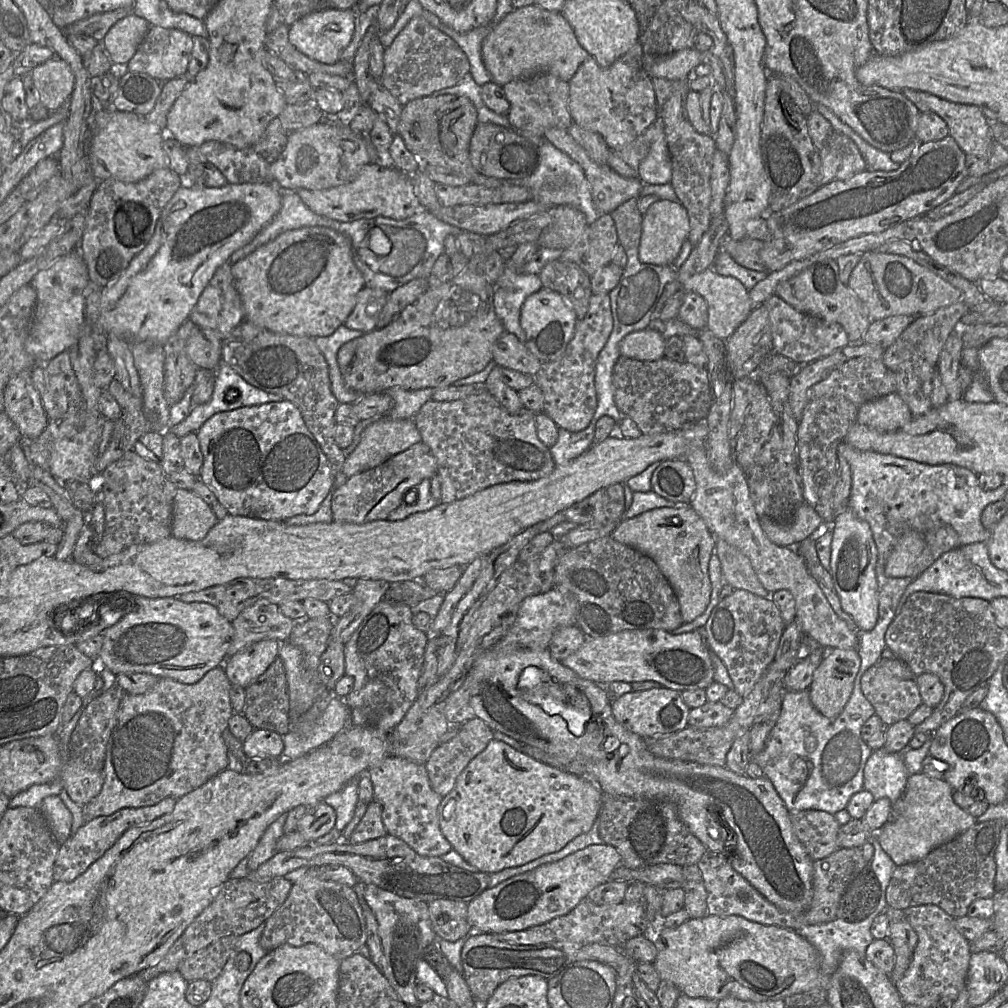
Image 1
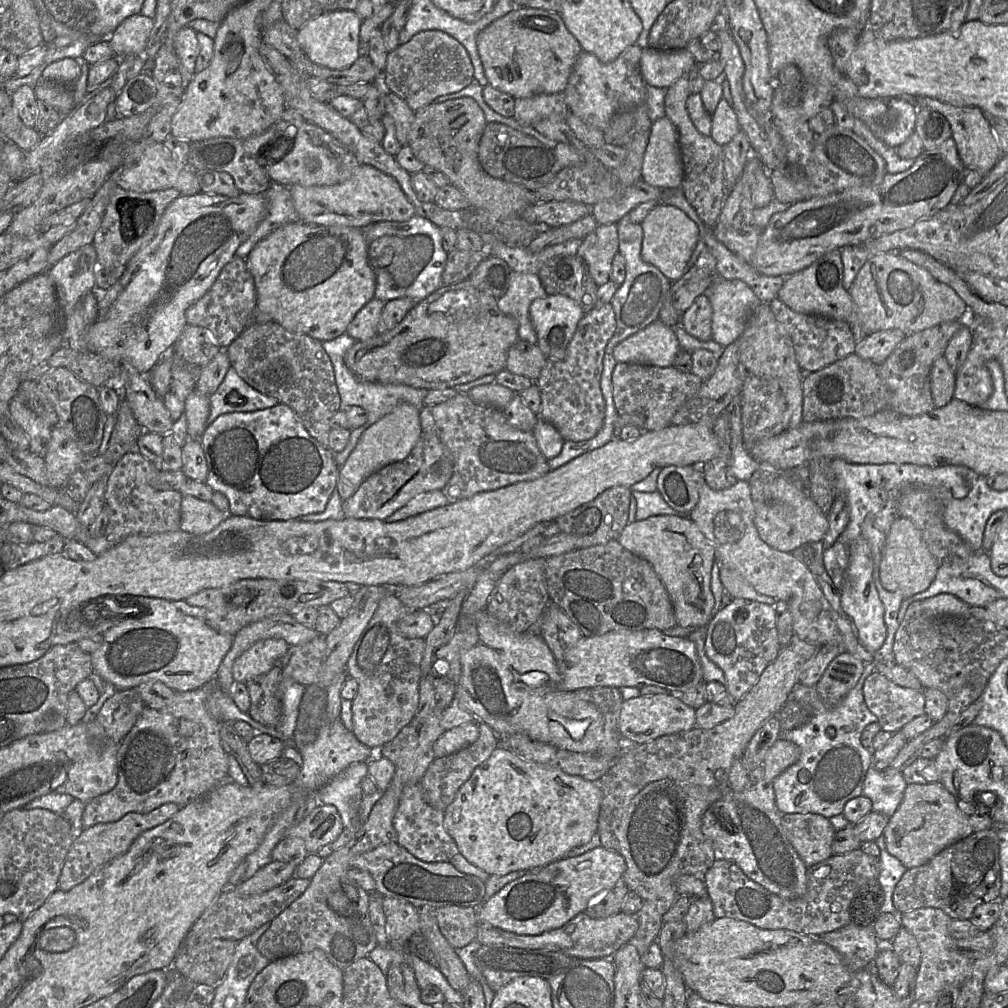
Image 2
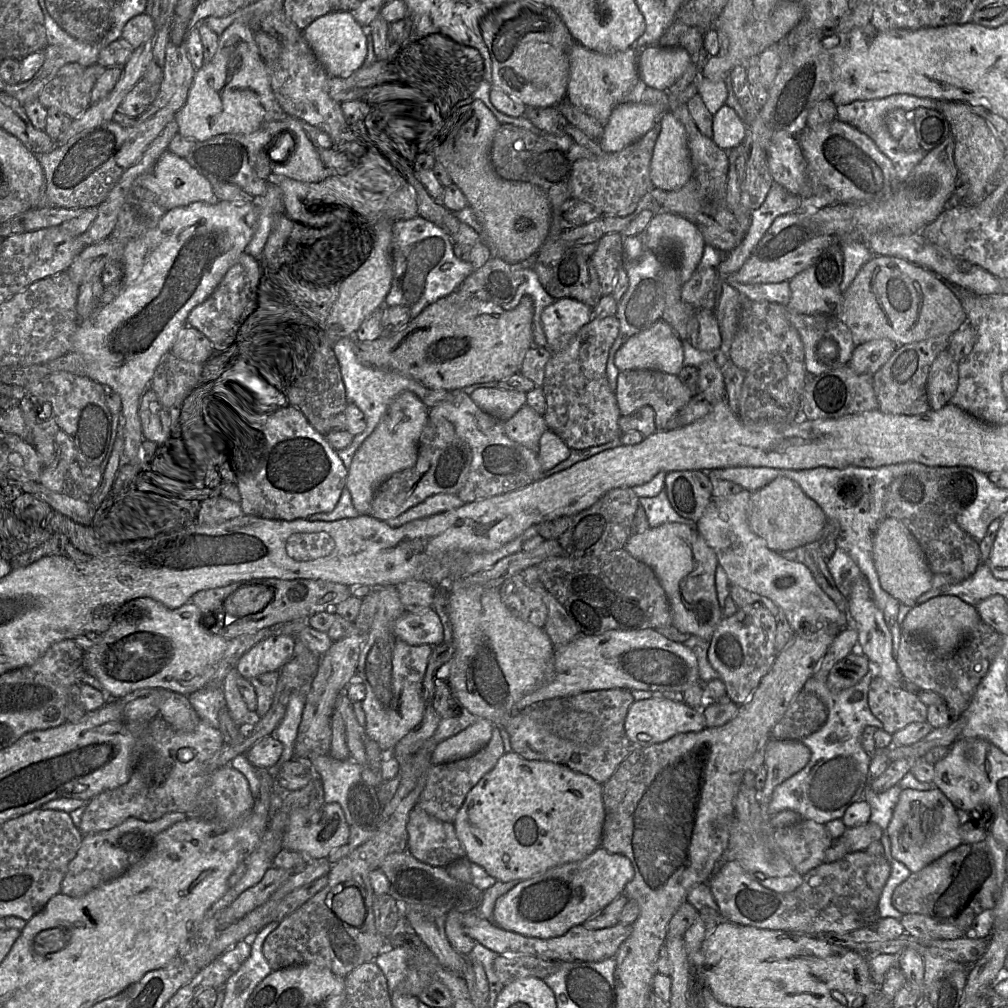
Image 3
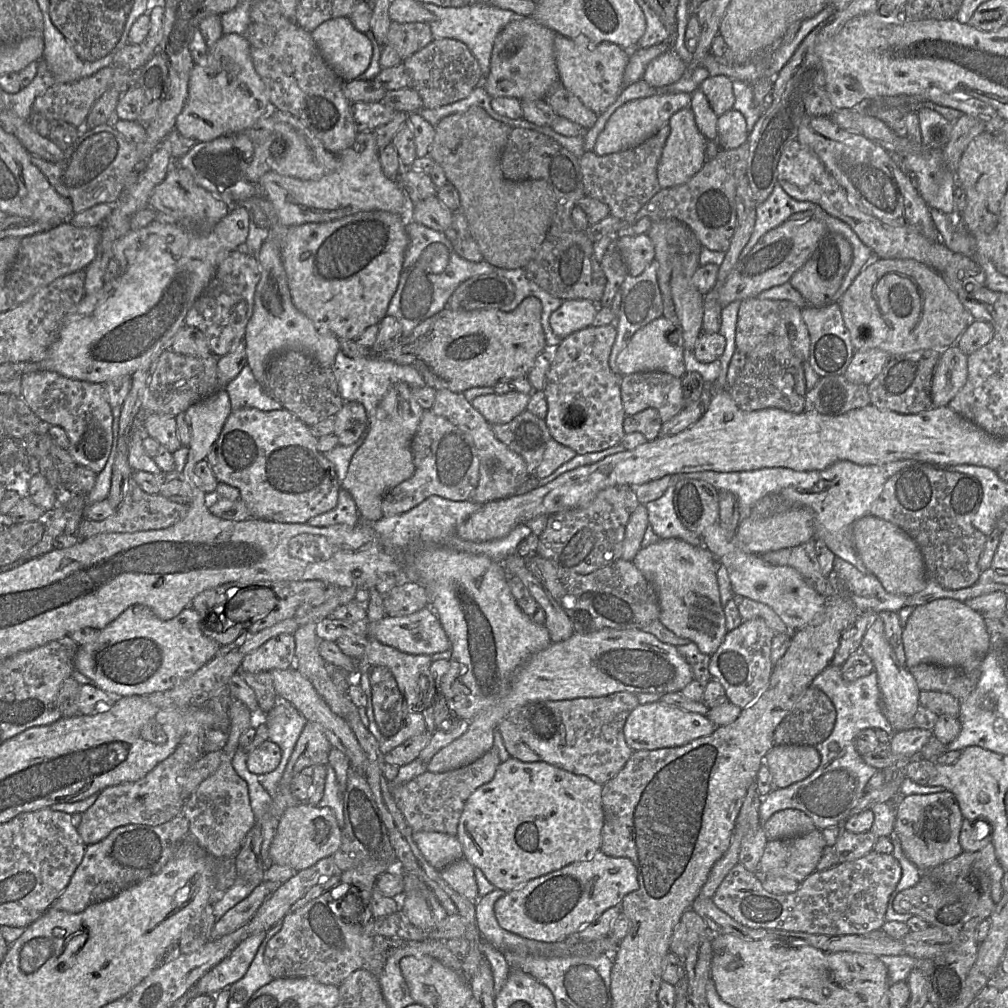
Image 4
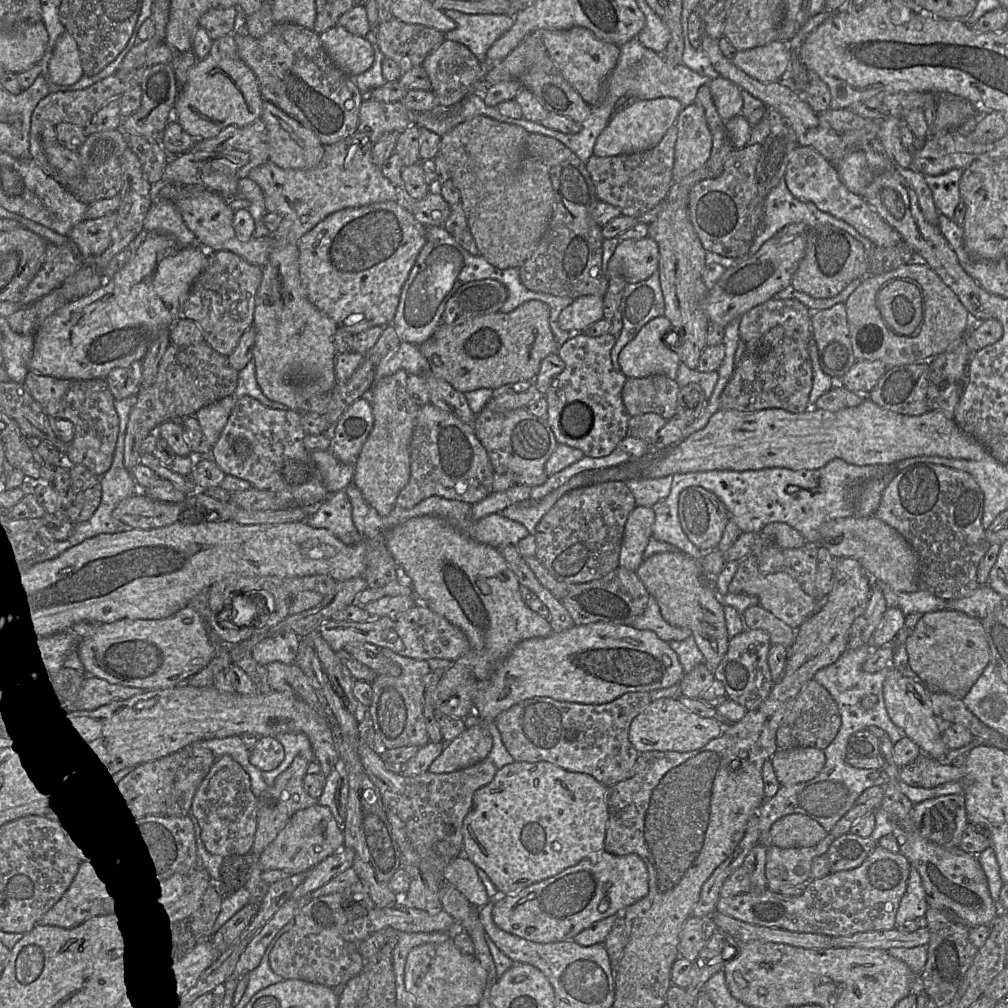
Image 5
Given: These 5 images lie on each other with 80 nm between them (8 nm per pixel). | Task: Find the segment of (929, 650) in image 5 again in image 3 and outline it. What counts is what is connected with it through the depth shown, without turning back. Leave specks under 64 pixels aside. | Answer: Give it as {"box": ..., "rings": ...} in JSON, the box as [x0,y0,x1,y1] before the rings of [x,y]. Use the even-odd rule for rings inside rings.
{"box":[902,595,980,653],"rings":[[[940,595],[914,605],[906,615],[902,629],[922,637],[940,653],[953,653],[961,647],[980,621],[975,606],[955,595]]]}

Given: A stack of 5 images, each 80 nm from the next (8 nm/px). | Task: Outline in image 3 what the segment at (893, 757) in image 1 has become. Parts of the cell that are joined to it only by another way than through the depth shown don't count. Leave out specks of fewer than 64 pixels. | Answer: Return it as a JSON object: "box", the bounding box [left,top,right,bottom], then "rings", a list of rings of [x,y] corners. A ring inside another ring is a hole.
{"box":[863,784,902,833],"rings":[[[870,784],[864,789],[863,798],[871,809],[870,821],[880,826],[884,833],[886,833],[885,830],[891,821],[902,790],[899,784],[882,793],[875,792]]]}

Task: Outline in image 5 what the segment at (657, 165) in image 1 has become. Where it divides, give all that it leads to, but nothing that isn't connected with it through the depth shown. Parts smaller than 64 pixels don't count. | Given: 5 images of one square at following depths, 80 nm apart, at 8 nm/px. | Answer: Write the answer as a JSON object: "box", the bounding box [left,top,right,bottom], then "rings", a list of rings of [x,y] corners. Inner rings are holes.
{"box":[672,104,713,182],"rings":[[[699,104],[683,108],[674,126],[678,135],[672,173],[674,182],[678,182],[705,165],[711,155],[713,136]]]}

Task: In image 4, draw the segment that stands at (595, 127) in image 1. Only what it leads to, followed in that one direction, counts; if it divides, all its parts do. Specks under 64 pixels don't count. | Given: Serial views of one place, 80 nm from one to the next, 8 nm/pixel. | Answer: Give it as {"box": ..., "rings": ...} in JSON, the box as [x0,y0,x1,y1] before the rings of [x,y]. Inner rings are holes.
{"box":[554,35,630,115],"rings":[[[557,35],[554,52],[559,80],[587,108],[600,115],[615,102],[624,88],[623,76],[630,51],[610,42],[594,43],[586,38]]]}

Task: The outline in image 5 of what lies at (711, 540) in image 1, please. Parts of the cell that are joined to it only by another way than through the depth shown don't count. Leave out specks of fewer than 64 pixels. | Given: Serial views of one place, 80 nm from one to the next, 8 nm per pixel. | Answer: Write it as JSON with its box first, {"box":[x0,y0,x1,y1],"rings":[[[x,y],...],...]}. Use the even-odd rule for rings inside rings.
{"box":[636,552,729,669],"rings":[[[662,552],[643,560],[636,571],[639,579],[655,598],[663,619],[672,626],[691,630],[698,648],[711,669],[716,668],[728,650],[729,637],[723,606],[710,585],[701,561],[683,552]]]}

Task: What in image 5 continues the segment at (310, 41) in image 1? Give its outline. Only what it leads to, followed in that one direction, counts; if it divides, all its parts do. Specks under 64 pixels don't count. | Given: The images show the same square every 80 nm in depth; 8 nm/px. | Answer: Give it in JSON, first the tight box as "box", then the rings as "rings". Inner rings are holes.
{"box":[319,25,374,76],"rings":[[[336,25],[319,34],[319,38],[332,62],[347,76],[363,74],[372,66],[374,52],[365,37]]]}

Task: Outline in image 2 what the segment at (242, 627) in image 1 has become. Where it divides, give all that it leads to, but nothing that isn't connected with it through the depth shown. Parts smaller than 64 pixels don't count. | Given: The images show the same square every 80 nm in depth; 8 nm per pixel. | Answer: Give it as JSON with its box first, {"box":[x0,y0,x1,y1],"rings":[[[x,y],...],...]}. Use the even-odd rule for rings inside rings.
{"box":[215,614,318,694],"rings":[[[274,614],[243,627],[233,636],[231,648],[226,653],[215,675],[220,689],[229,694],[234,683],[232,667],[235,660],[254,643],[280,638],[289,645],[307,643],[318,636],[315,628],[308,628],[296,621],[290,614]]]}

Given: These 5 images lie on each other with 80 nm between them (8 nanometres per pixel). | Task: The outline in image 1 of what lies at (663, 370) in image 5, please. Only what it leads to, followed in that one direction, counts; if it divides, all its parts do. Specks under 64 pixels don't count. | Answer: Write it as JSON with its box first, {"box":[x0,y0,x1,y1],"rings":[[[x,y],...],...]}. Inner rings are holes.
{"box":[619,328,665,361],"rings":[[[645,328],[625,336],[619,344],[621,356],[641,361],[656,361],[664,357],[665,336]]]}

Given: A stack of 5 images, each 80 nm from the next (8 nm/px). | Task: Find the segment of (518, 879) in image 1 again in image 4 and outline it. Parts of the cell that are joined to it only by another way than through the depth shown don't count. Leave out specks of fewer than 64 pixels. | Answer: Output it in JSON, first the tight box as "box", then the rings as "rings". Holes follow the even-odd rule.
{"box":[494,850,638,943],"rings":[[[600,850],[591,859],[573,862],[507,892],[495,902],[494,915],[501,928],[523,938],[548,943],[562,942],[576,936],[581,928],[593,922],[605,910],[621,906],[623,898],[638,887],[637,869],[629,858],[610,857]]]}

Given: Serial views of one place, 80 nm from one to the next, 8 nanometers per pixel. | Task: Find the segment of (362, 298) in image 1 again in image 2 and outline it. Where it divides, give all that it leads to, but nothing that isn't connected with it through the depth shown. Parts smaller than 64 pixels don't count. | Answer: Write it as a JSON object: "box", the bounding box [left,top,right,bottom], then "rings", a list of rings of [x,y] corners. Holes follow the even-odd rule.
{"box":[347,297,385,342],"rings":[[[376,297],[371,299],[355,315],[348,326],[347,333],[356,342],[366,341],[378,334],[378,324],[385,303]]]}

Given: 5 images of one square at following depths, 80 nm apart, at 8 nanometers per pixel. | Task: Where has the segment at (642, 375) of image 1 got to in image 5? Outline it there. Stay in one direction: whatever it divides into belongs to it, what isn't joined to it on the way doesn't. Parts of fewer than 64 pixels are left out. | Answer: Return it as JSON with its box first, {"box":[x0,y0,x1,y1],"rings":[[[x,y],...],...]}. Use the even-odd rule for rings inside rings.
{"box":[622,374,680,421],"rings":[[[656,374],[645,378],[627,378],[622,399],[631,417],[656,413],[669,421],[676,414],[679,392],[680,387],[675,380]]]}

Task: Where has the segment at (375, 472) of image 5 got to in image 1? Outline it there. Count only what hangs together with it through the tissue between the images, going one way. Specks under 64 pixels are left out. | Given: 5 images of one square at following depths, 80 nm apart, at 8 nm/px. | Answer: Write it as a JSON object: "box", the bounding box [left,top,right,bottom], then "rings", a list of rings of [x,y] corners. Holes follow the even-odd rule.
{"box":[333,417,421,489],"rings":[[[381,417],[364,430],[360,443],[352,454],[346,458],[342,471],[336,475],[333,481],[333,489],[343,485],[348,478],[355,474],[375,468],[392,456],[407,450],[419,442],[421,442],[421,435],[415,425],[414,419],[391,419]]]}

